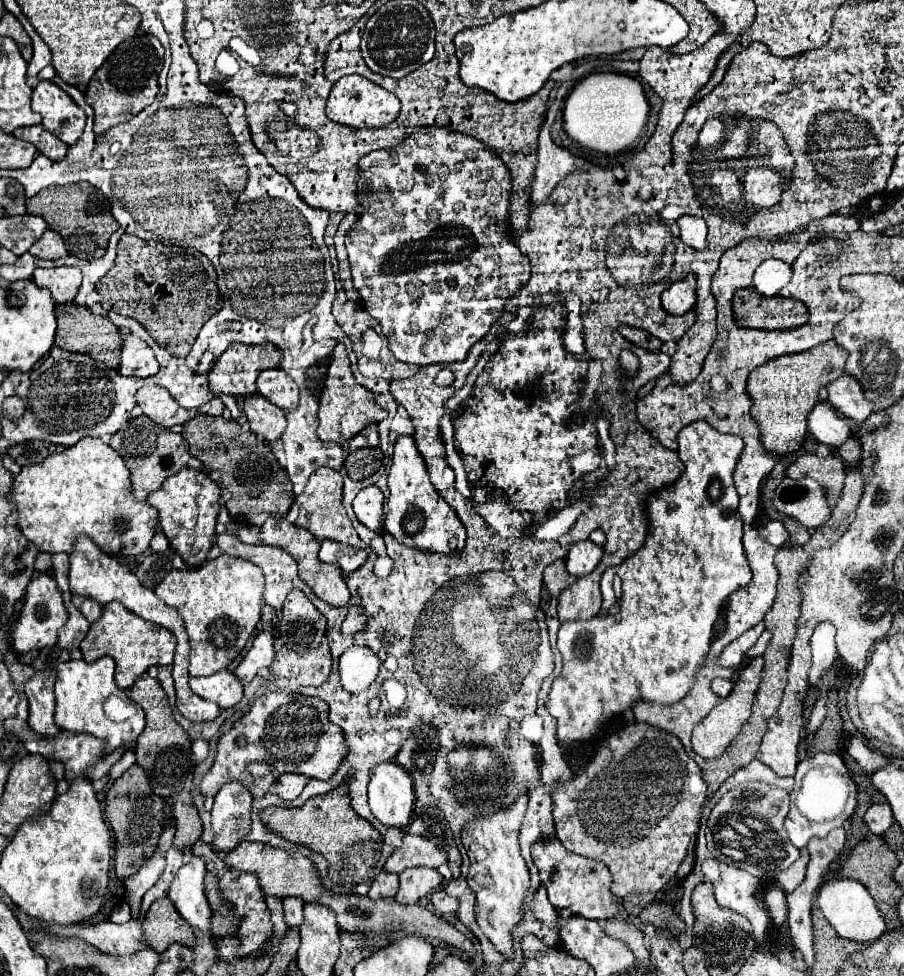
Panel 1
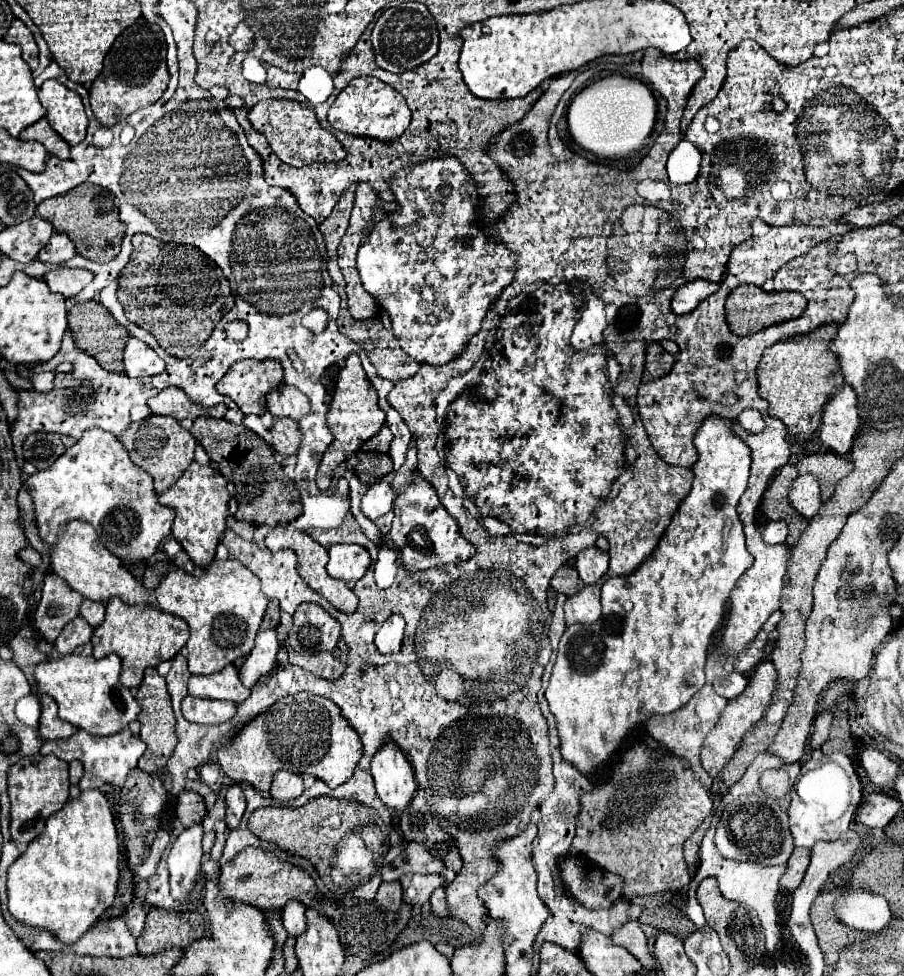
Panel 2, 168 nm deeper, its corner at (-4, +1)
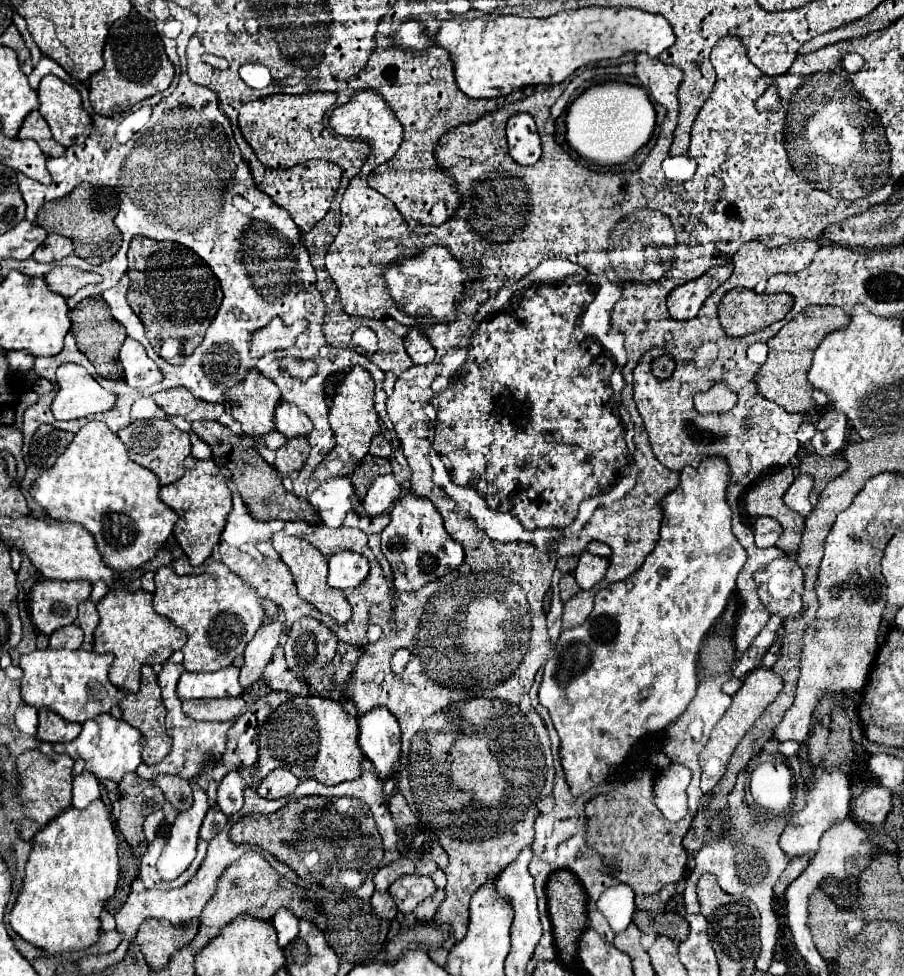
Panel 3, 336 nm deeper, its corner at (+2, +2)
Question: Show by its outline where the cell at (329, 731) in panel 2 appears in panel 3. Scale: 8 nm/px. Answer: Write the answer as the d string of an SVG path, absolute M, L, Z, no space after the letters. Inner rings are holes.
M294 696L282 704L260 732L258 780L276 768L286 768L300 780L314 778L326 786L356 780L362 774L364 754L356 744L358 718L348 714L336 700L320 696Z

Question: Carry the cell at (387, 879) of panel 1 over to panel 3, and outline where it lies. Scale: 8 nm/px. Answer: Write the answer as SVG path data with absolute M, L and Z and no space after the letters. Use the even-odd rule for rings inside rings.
M374 892L372 908L384 920L394 920L398 914L398 908L396 908L396 904L388 892Z

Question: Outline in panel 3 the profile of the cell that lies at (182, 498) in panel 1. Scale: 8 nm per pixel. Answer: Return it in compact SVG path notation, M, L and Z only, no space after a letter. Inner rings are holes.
M188 456L184 460L184 470L186 472L178 482L160 488L160 500L180 516L174 528L174 536L186 552L190 564L200 566L204 560L210 558L214 546L220 542L220 534L232 510L232 492L226 484L220 466L212 458L198 460L194 456Z

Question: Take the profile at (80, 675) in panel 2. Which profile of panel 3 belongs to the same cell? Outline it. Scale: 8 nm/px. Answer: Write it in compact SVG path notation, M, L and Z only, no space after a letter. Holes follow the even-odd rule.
M32 650L20 658L20 668L24 670L22 676L22 700L24 704L32 708L48 708L56 714L60 714L68 722L86 722L90 718L96 718L102 712L110 712L112 704L116 704L114 694L116 688L108 680L108 668L112 664L114 656L112 654L96 654L96 652L86 652L86 650Z

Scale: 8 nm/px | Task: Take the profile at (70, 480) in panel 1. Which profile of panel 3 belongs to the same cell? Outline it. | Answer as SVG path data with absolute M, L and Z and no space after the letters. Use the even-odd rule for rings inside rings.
M88 422L56 464L32 484L30 494L50 518L82 524L94 536L106 566L134 570L156 556L178 522L178 514L158 498L158 490L156 474L132 462L126 446L104 422Z

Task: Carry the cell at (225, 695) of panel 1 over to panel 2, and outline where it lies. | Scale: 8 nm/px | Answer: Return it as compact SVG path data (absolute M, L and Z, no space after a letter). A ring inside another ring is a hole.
M226 665L222 671L212 675L192 675L188 681L188 693L202 699L226 699L234 703L242 703L250 697L250 689L246 689L234 665Z

